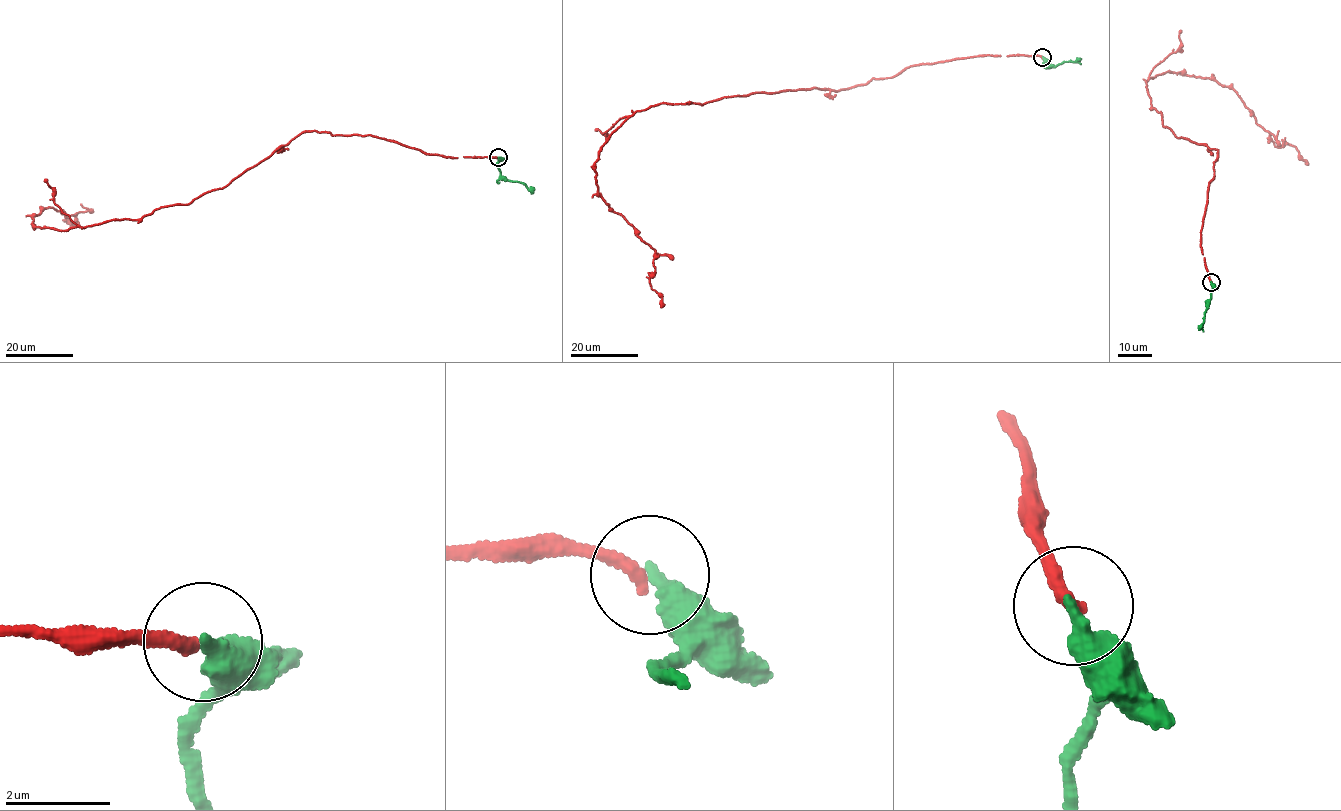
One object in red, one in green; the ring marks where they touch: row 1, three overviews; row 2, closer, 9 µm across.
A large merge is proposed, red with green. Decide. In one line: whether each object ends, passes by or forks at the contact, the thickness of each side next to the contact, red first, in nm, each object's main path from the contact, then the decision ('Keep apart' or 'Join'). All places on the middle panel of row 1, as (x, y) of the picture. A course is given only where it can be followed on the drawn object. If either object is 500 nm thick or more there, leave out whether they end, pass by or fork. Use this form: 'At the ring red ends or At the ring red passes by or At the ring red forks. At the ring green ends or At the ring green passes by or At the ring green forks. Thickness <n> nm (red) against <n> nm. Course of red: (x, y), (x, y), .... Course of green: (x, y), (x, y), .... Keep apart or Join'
At the ring red ends. At the ring green ends. Thickness 260 nm (red) against 400 nm. Course of red: (1042, 57), (968, 57), (838, 91), (635, 111), (599, 152), (596, 184), (655, 250), (650, 284), (661, 307). Course of green: (1042, 57), (1047, 67), (1070, 61), (1080, 64). Keep apart

